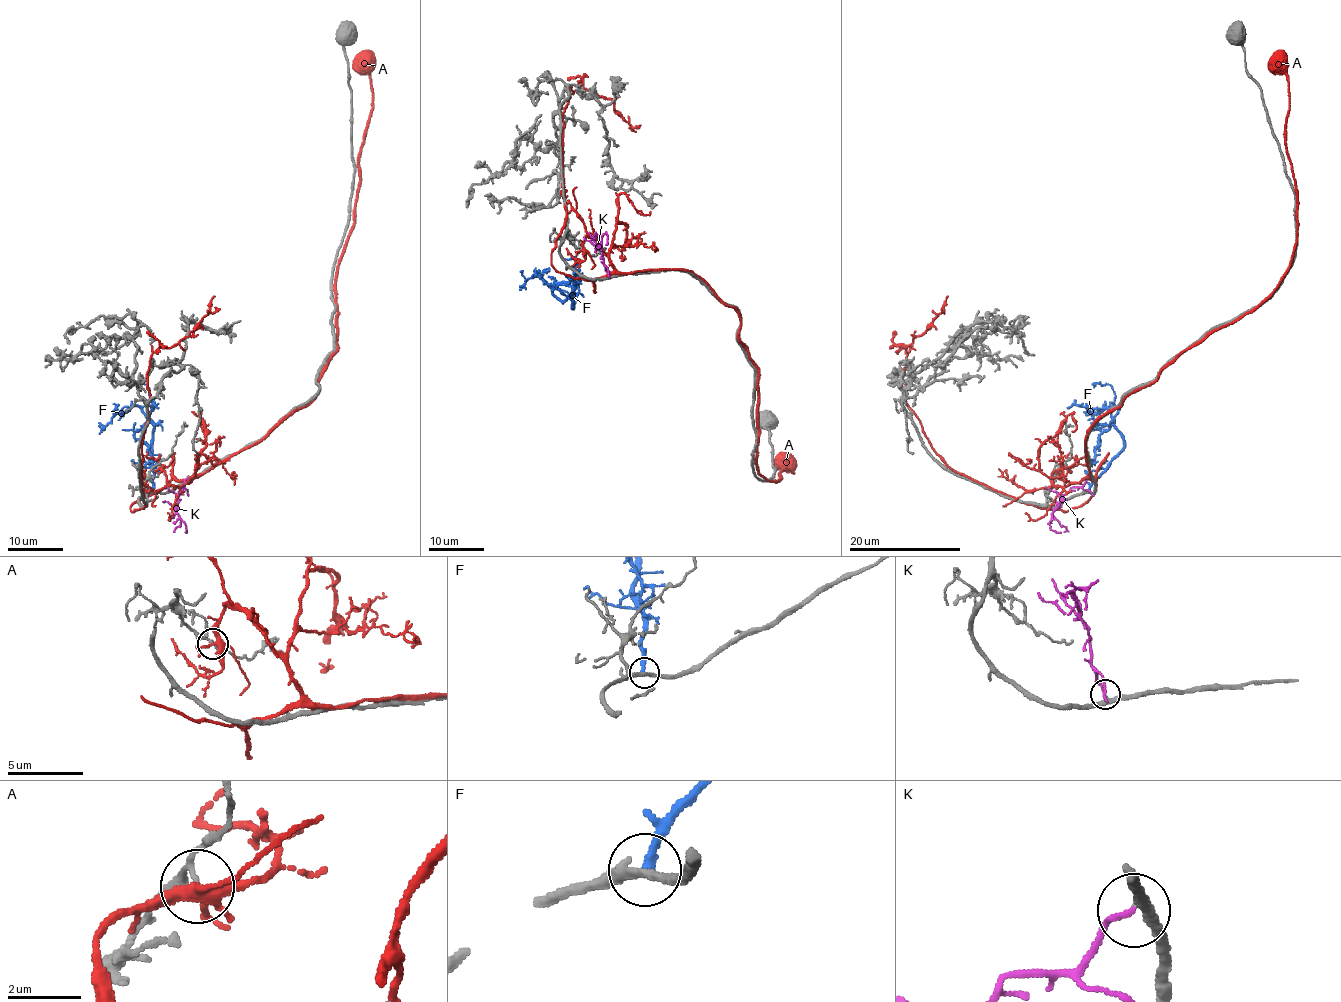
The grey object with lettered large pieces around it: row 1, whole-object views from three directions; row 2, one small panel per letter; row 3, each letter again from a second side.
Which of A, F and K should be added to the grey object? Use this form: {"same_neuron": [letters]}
{"same_neuron": ["K"]}

